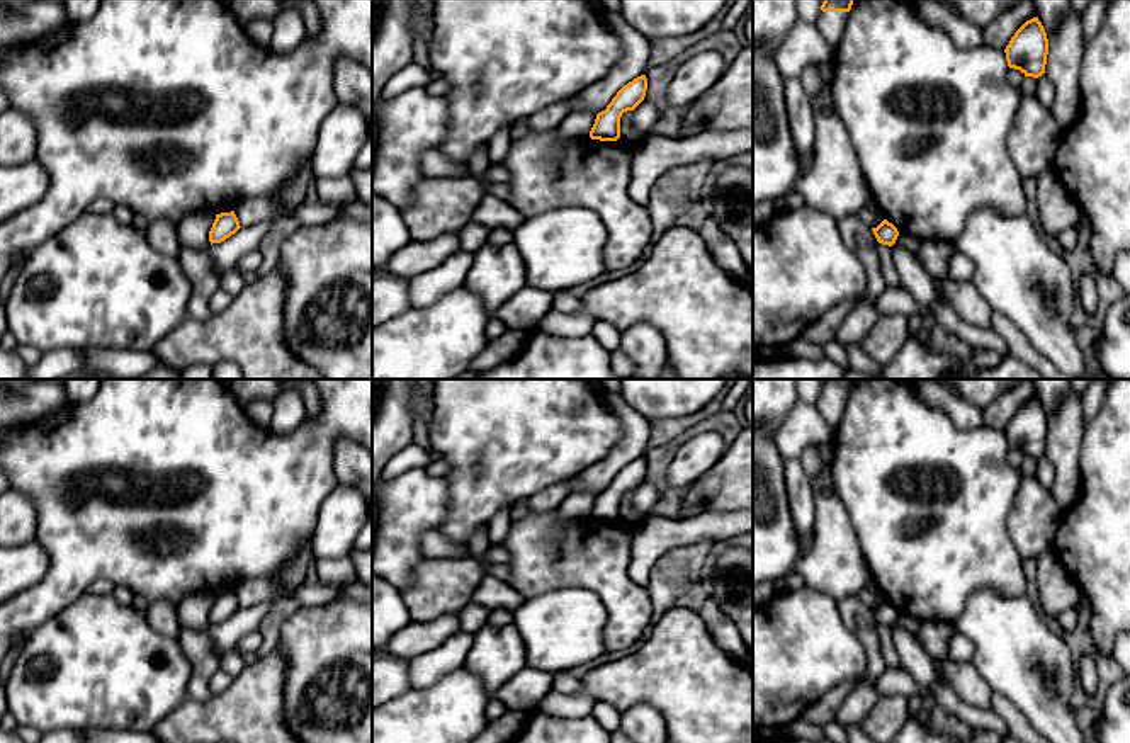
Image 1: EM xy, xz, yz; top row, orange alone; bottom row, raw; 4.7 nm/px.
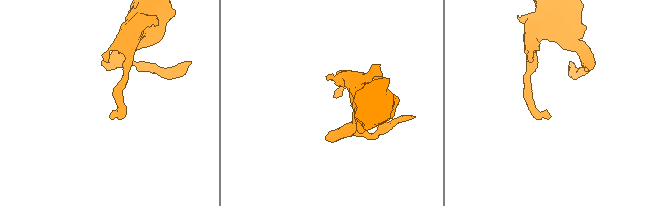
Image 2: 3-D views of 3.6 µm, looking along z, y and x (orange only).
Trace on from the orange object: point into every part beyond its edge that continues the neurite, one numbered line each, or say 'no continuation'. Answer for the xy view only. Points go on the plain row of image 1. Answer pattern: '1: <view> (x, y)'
no continuation

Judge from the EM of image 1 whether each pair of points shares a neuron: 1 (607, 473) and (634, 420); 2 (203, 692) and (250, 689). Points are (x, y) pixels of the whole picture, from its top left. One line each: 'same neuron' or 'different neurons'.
1: same neuron
2: different neurons

